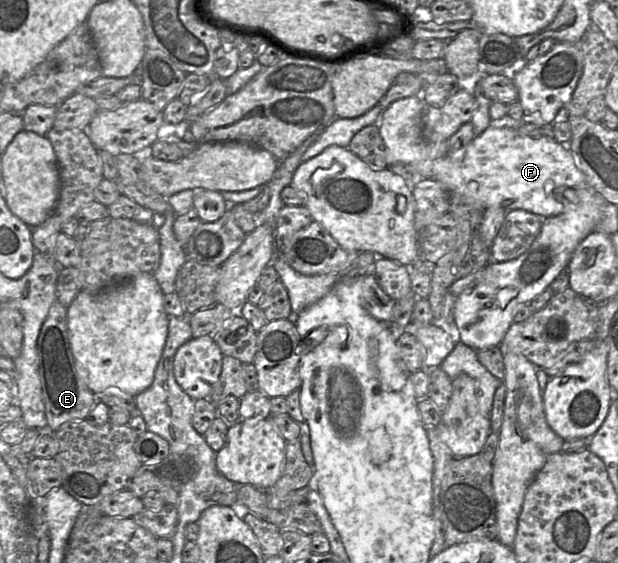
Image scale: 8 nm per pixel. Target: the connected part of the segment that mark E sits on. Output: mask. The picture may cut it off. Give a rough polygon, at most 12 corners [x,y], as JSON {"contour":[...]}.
{"contour":[[52,303],[37,339],[48,428],[97,401],[76,368],[67,308]]}

